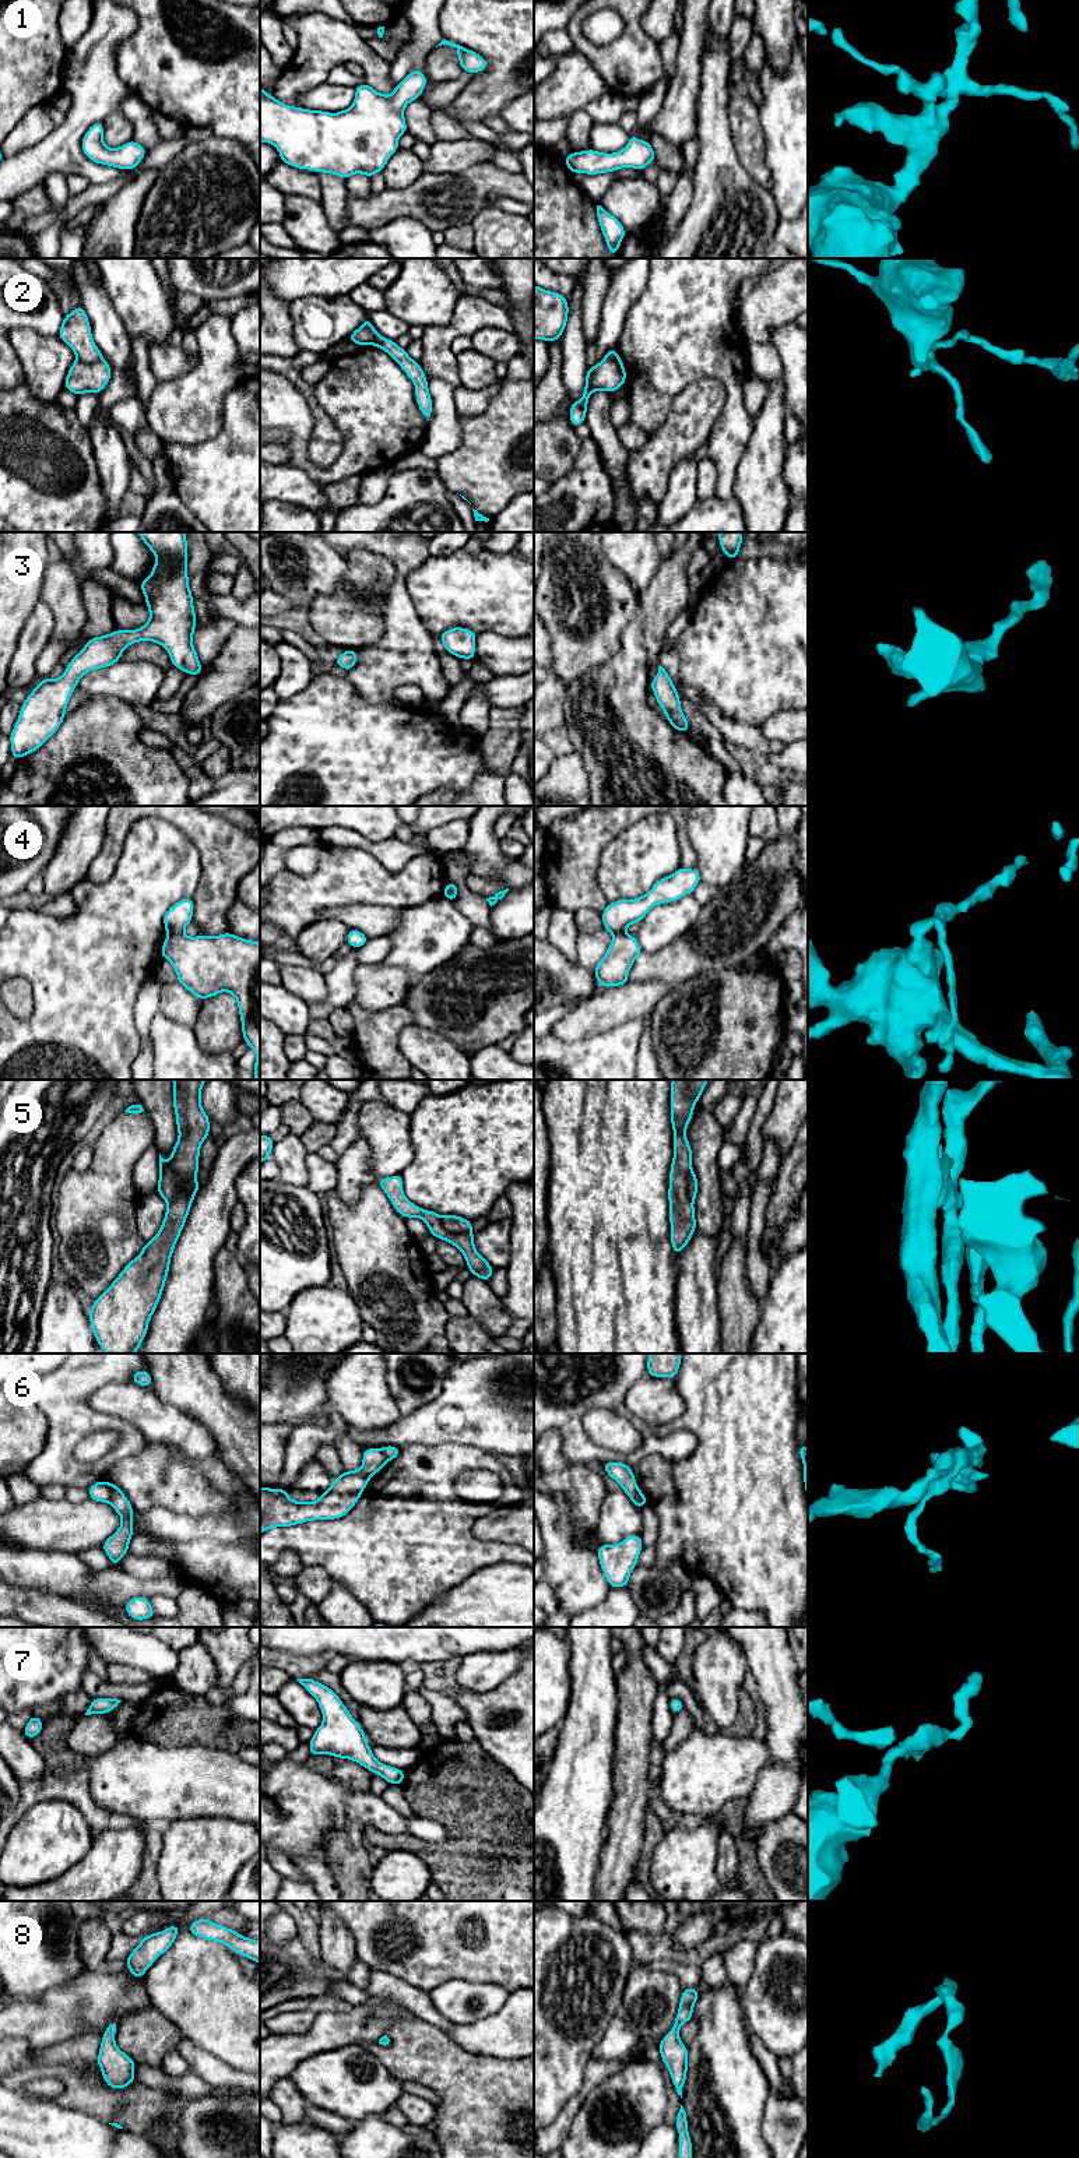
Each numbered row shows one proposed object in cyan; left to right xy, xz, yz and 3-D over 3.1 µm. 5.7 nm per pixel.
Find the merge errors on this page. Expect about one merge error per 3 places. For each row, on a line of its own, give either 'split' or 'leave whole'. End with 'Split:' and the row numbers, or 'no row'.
1: leave whole
2: split
3: leave whole
4: split
5: split
6: split
7: leave whole
8: leave whole
Split: 2, 4, 5, 6

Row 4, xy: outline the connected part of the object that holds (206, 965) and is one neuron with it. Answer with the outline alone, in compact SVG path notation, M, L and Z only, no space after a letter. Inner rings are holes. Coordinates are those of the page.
M184 933L168 934L161 955L178 974L178 982L204 1000L221 992L235 996L239 1006L243 1041L254 1050L254 1080L260 1080L260 943L232 933L189 937Z

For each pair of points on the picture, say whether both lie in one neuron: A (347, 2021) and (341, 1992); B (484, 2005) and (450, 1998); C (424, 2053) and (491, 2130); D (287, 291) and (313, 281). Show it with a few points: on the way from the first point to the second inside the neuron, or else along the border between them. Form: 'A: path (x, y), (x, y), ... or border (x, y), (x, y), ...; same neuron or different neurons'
A: border (369, 1995), (364, 2003), (352, 2007); different neurons
B: path (475, 2000), (473, 1998), (459, 1998); same neuron
C: path (443, 2073), (481, 2111); same neuron
D: path (294, 284), (297, 281), (306, 281); same neuron

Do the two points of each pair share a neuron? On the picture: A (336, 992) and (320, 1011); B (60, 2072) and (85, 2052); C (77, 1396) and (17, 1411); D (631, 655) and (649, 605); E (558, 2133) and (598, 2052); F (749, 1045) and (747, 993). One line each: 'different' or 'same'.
A: same
B: same
C: different
D: same
E: different
F: same

